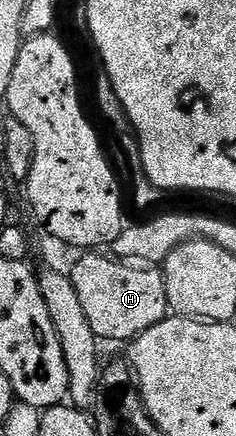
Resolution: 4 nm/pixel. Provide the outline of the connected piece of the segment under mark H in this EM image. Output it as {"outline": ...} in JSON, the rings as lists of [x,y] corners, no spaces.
{"outline":[[[84,253],[70,278],[90,329],[100,341],[113,339],[116,343],[127,344],[146,333],[146,329],[169,318],[166,281],[159,266],[133,265],[115,257],[107,259],[104,253]]]}

